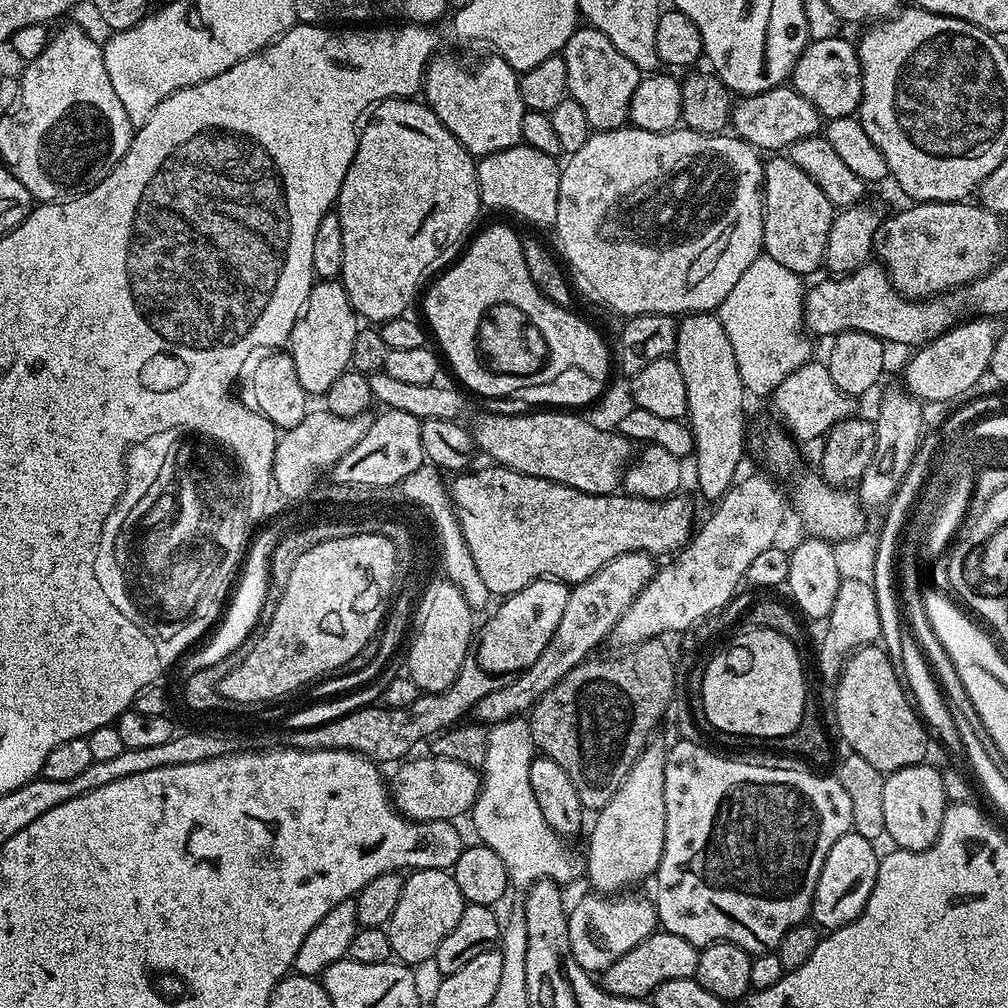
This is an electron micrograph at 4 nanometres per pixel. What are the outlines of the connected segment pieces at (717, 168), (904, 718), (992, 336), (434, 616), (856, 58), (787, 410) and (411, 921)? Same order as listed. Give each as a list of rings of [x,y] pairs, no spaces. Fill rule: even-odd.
[[[625,126],[623,128],[615,128],[609,132],[593,131],[592,135],[588,137],[586,146],[582,146],[582,150],[571,153],[565,160],[568,161],[563,161],[560,170],[560,185],[558,186],[558,218],[554,225],[557,244],[555,244],[555,247],[558,249],[558,252],[558,247],[560,247],[561,253],[559,252],[559,255],[562,257],[563,263],[570,269],[570,276],[574,281],[575,287],[577,289],[588,288],[590,299],[597,300],[600,304],[609,304],[614,311],[621,312],[621,317],[627,318],[630,316],[641,316],[642,314],[666,314],[667,316],[679,317],[681,314],[689,312],[712,312],[719,309],[720,303],[726,298],[726,294],[730,294],[730,289],[736,285],[738,278],[742,278],[742,273],[745,272],[746,266],[750,266],[750,262],[754,262],[754,258],[762,255],[764,247],[764,160],[757,149],[753,148],[751,144],[746,143],[746,141],[741,140],[735,134],[707,136],[683,126],[675,127],[671,132],[651,132],[650,130]]]
[[[869,646],[853,652],[840,671],[834,687],[836,728],[855,755],[866,758],[870,766],[885,774],[925,763],[929,736],[926,725],[898,675],[893,657],[891,660],[880,646]]]
[[[968,318],[948,332],[943,332],[930,343],[917,347],[904,368],[906,390],[923,403],[940,402],[948,404],[967,397],[972,387],[992,367],[992,355],[1001,334],[996,328],[997,321],[992,318]],[[959,396],[964,396],[960,397]]]
[[[439,578],[432,585],[423,589],[415,607],[414,624],[411,633],[412,641],[407,641],[408,668],[406,675],[419,686],[421,693],[431,694],[446,690],[454,678],[458,678],[458,670],[462,670],[462,658],[466,658],[466,650],[472,644],[474,623],[472,624],[472,608],[464,597],[464,588],[450,582],[447,578]]]
[[[843,35],[822,38],[809,42],[798,62],[792,68],[791,87],[795,88],[806,102],[814,102],[825,121],[843,116],[851,116],[859,109],[862,98],[862,74],[860,72],[860,53],[857,45],[843,40]]]
[[[810,360],[788,375],[772,395],[785,429],[797,440],[821,439],[829,429],[857,413],[857,399],[838,390],[830,377],[827,363]]]
[[[418,868],[404,876],[402,895],[398,897],[398,906],[386,926],[392,955],[397,961],[409,966],[417,966],[423,960],[431,961],[438,950],[438,942],[454,930],[466,901],[454,882],[451,871],[443,868]]]

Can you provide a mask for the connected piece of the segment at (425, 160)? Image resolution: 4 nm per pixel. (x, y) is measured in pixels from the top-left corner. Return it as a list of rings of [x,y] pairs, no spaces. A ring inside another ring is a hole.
[[[416,98],[381,100],[379,104],[371,109],[366,123],[359,129],[356,153],[350,162],[350,170],[346,170],[346,178],[342,178],[342,190],[336,199],[334,211],[336,217],[342,222],[342,270],[338,279],[343,284],[357,317],[364,319],[365,316],[368,319],[365,321],[368,322],[383,322],[390,318],[398,318],[409,311],[408,307],[411,306],[416,291],[418,291],[417,296],[421,291],[420,279],[427,274],[428,267],[451,244],[456,244],[463,238],[464,231],[475,222],[476,215],[482,212],[478,178],[476,177],[476,160],[462,147],[458,142],[458,138],[454,138],[454,134],[450,134],[450,130],[446,130],[444,123],[435,116],[427,103]]]

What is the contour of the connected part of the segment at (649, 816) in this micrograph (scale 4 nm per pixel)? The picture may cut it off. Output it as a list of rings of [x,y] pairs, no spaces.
[[[649,743],[641,752],[640,757],[630,766],[630,774],[618,786],[614,798],[606,802],[606,806],[595,813],[596,821],[592,824],[592,833],[588,836],[588,860],[586,856],[586,876],[600,894],[620,894],[631,884],[653,875],[660,865],[666,834],[666,758],[668,753],[665,745]]]

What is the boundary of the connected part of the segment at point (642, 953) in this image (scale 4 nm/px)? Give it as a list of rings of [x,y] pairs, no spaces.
[[[657,930],[642,941],[630,954],[622,954],[614,966],[602,973],[602,987],[610,994],[622,998],[642,1000],[651,997],[652,991],[662,982],[671,982],[673,978],[693,978],[698,970],[698,958],[701,949],[695,948],[686,938],[678,938],[678,934],[670,934]]]

